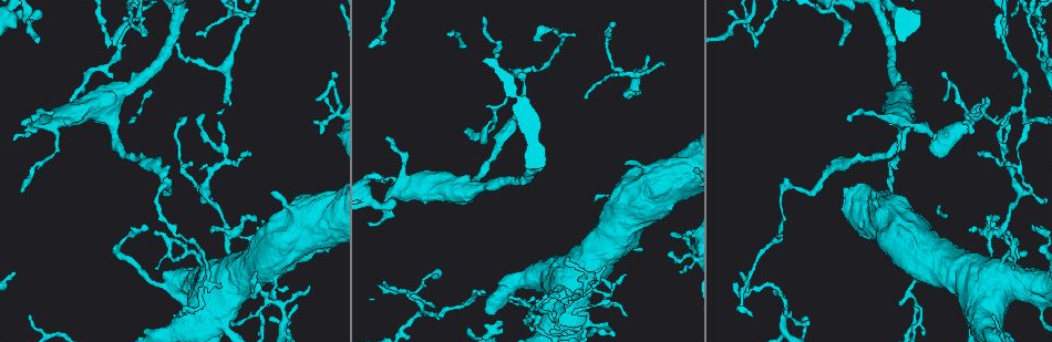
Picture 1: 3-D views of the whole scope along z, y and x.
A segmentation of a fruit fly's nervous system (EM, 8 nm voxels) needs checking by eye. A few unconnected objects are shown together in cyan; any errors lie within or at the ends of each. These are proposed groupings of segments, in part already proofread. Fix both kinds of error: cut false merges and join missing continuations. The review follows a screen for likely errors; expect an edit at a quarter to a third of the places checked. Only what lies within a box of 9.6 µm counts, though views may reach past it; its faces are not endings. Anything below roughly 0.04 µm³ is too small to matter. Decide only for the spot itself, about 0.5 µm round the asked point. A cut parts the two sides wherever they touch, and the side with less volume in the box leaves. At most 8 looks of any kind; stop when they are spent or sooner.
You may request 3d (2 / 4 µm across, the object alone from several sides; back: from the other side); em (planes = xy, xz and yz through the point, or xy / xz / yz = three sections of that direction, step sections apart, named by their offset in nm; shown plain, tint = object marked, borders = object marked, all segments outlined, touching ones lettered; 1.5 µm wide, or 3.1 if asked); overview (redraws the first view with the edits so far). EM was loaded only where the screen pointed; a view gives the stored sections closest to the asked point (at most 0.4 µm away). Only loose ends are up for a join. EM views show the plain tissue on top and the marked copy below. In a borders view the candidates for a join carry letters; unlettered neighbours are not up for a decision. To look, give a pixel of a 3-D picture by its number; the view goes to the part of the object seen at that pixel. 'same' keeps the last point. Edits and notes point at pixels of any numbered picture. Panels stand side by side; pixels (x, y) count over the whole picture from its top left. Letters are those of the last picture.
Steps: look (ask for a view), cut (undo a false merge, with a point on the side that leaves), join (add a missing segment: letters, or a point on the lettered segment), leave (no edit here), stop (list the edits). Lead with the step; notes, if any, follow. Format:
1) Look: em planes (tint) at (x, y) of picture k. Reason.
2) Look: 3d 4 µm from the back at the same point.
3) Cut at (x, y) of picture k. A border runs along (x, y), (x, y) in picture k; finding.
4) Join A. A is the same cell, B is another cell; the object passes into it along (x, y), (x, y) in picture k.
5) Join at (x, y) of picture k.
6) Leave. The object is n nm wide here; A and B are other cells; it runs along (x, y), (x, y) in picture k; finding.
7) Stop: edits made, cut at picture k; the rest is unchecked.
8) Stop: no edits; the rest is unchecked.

Look: 3d 4 µm at (892, 191) of picture 1. Tapers out.

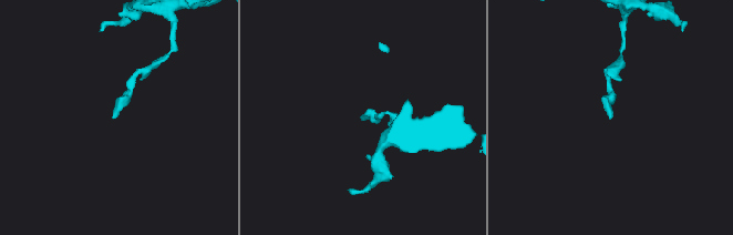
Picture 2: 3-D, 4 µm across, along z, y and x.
Look: em planes (tint) at (612, 116) of picture 2. Now the EM.

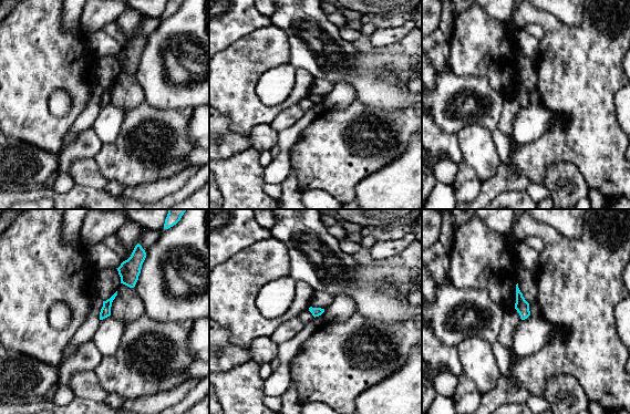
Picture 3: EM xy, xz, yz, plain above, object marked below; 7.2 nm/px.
Look: em planes (borders) at the same point.

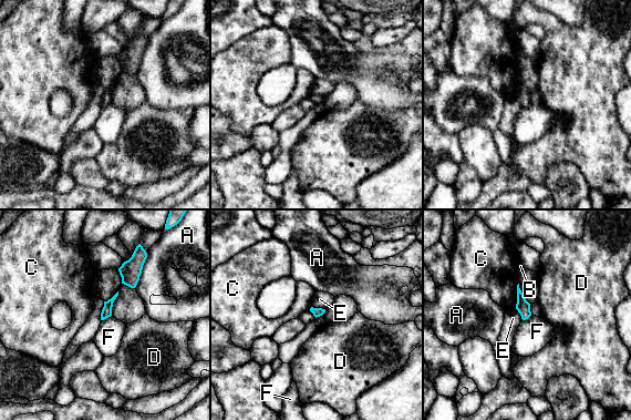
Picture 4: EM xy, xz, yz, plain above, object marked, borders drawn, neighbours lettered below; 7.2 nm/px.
Leave. A, B, C, D, E and F are other cells; none of them fits.

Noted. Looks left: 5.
Look: em planes (tint) at (417, 312) of picture 1. Abrupt turn.

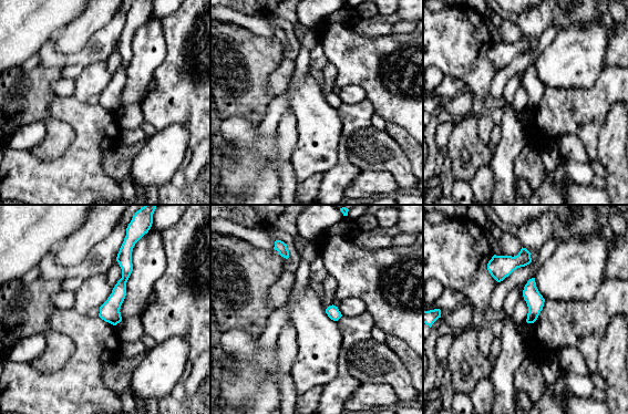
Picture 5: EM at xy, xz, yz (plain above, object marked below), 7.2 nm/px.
Look: em planes (borders) at the same point.

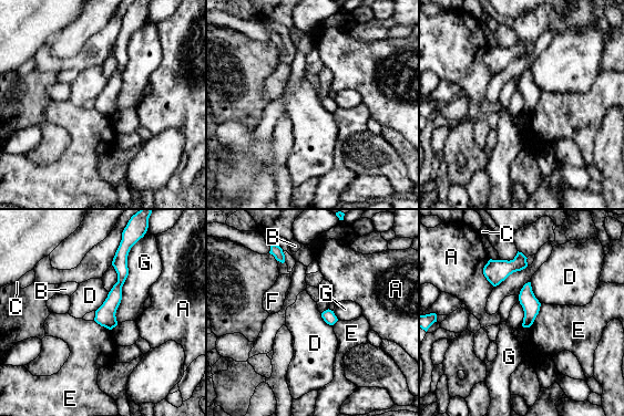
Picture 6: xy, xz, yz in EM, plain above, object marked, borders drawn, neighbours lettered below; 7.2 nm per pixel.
Leave. A, B, C, D, E, F and G are other cells; it runs along (123, 253), (109, 325) in picture 6; continuous, no second cell.

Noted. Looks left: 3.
Look: em yz step 4 (borders) at (933, 140) of picture 1. Tapers out.

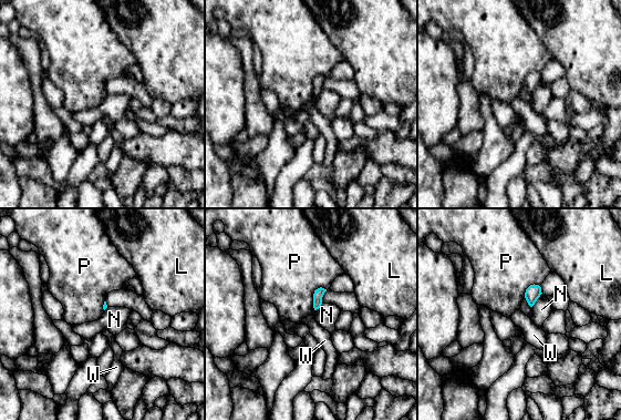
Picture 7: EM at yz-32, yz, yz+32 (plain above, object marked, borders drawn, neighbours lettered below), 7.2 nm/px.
Look: em xy step 8 (borders) at the same point.

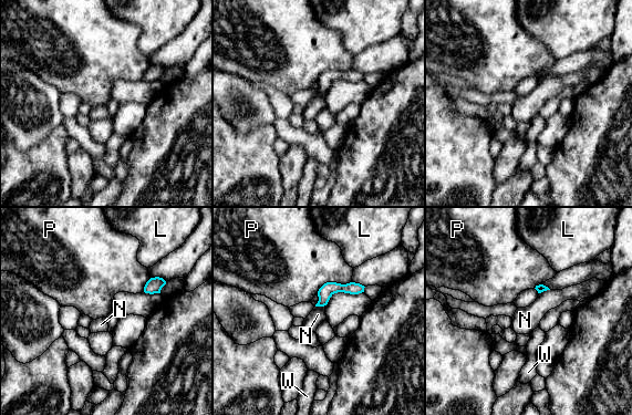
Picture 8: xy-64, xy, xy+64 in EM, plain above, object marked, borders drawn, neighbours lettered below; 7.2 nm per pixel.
Leave. The object is 100 nm wide here; the longest contact is with P, 260 nm; L, N, P and W are other cells; no lettered segment goes on from it.

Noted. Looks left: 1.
Stop: no edits; the rest is unchecked.

